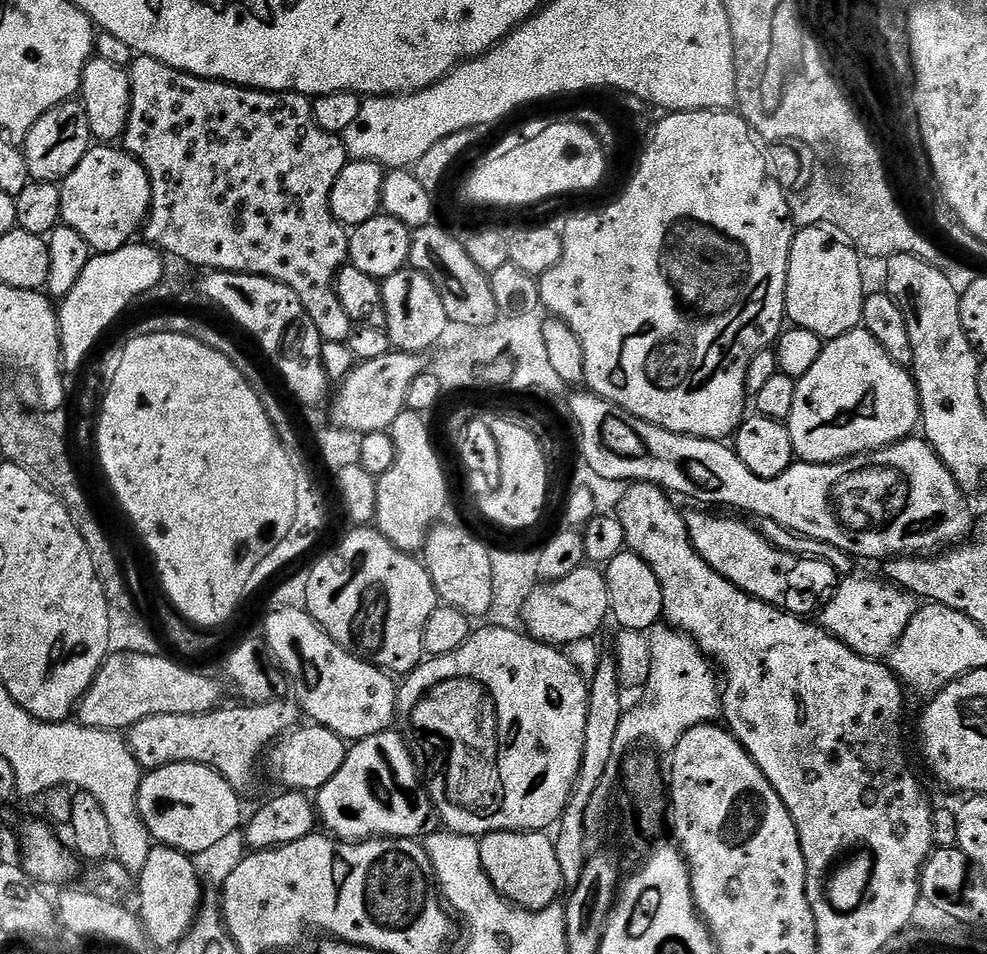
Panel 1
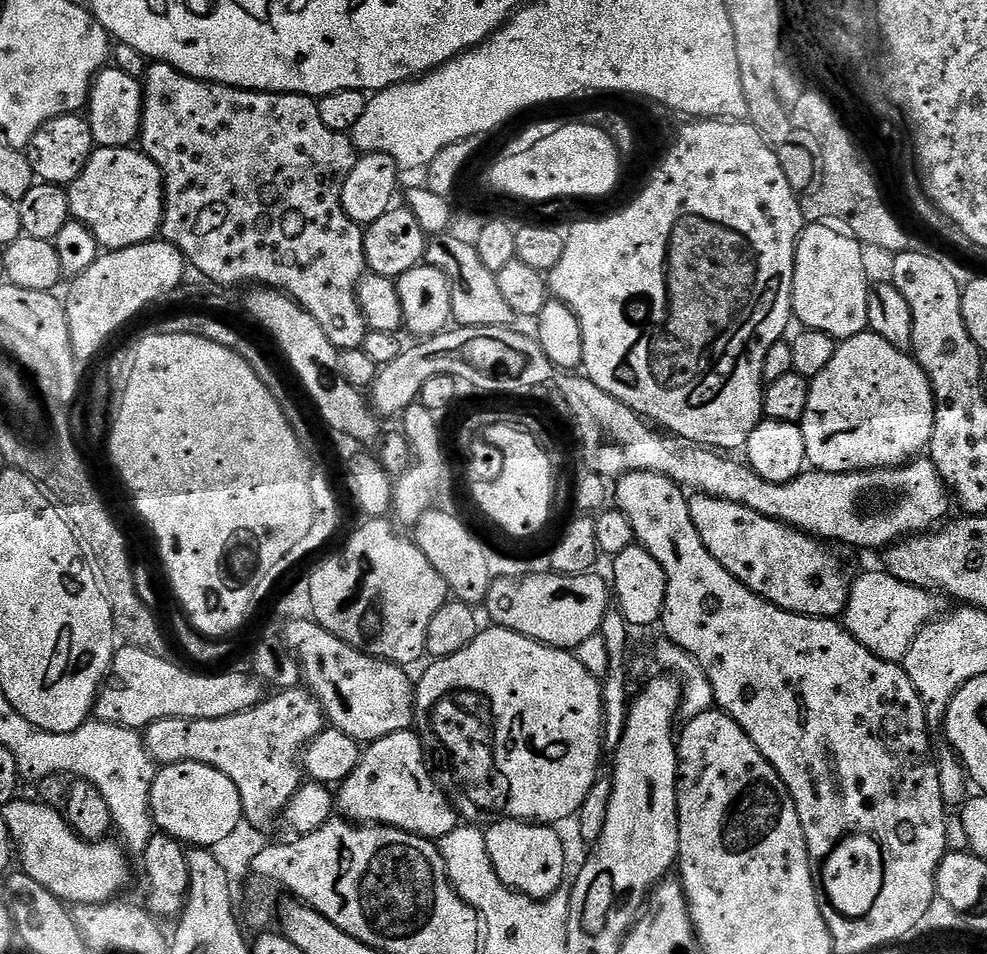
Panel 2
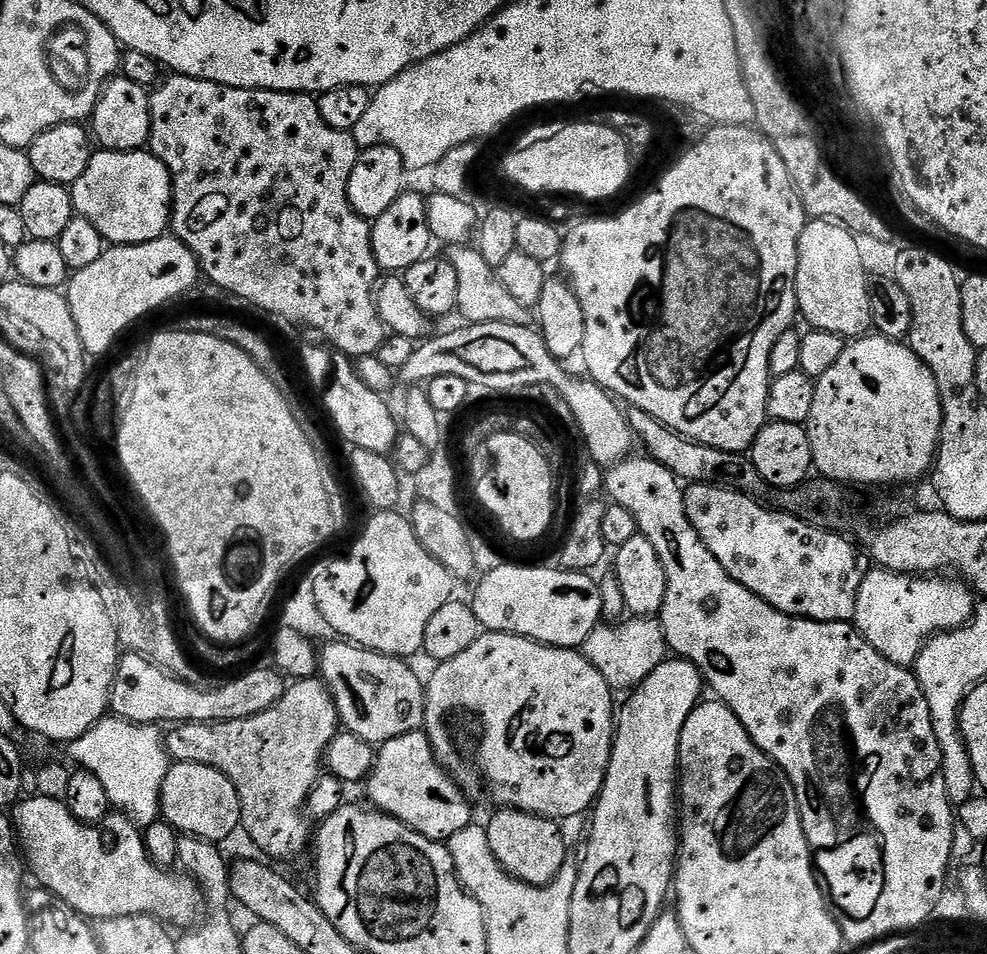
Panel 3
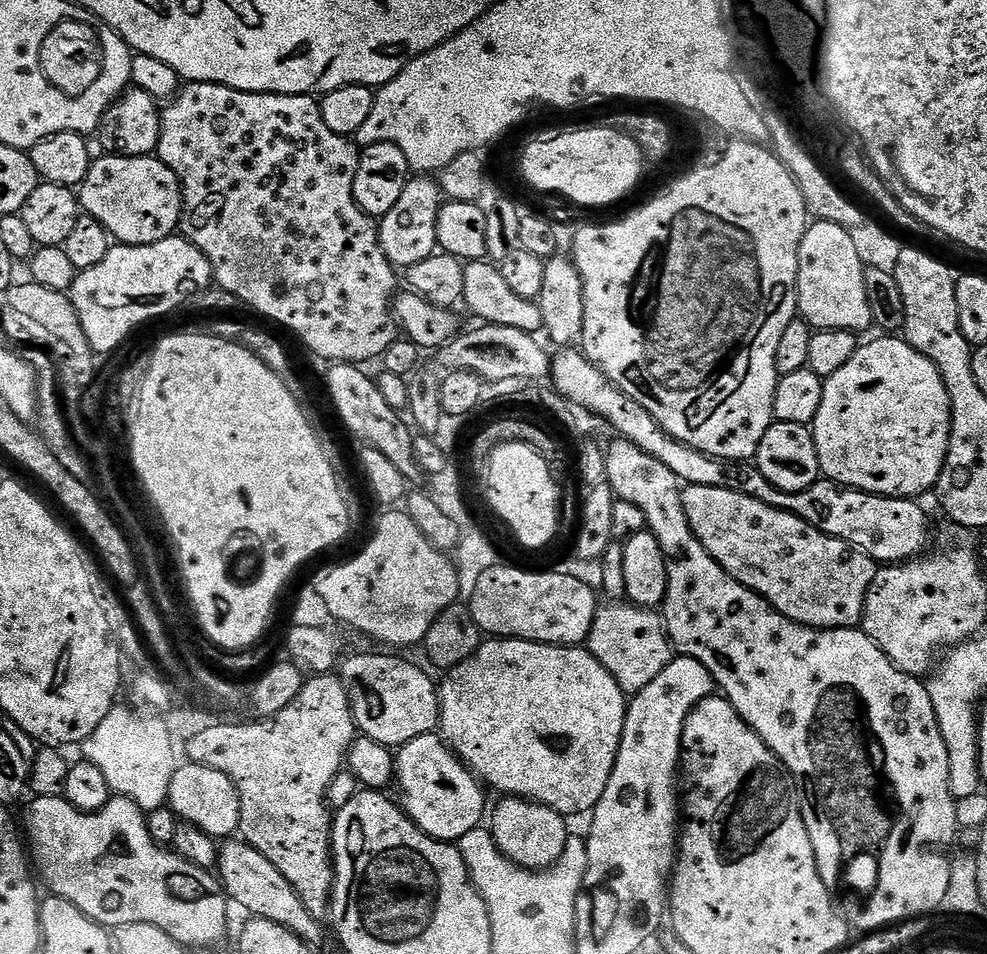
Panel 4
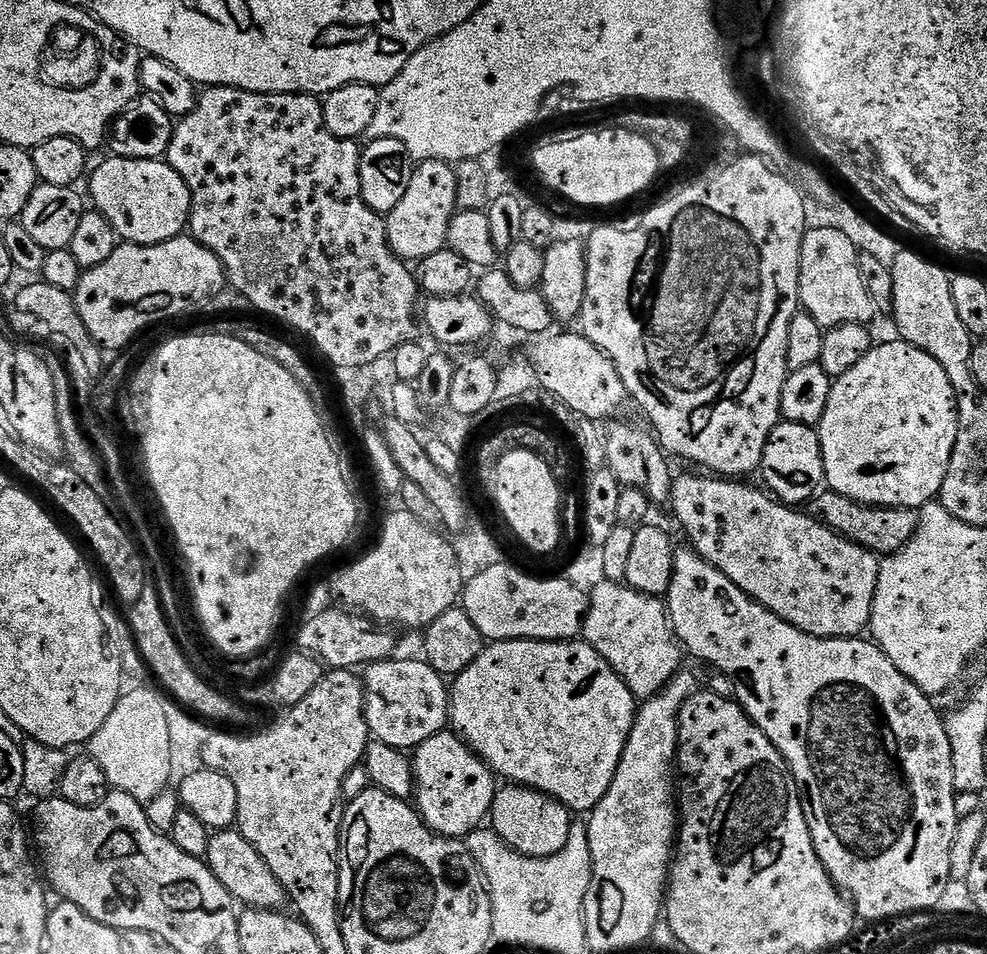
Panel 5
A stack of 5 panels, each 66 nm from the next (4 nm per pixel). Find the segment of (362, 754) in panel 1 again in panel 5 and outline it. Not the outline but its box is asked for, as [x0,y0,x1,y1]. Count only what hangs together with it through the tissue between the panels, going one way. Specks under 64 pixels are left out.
[411,730,498,838]

